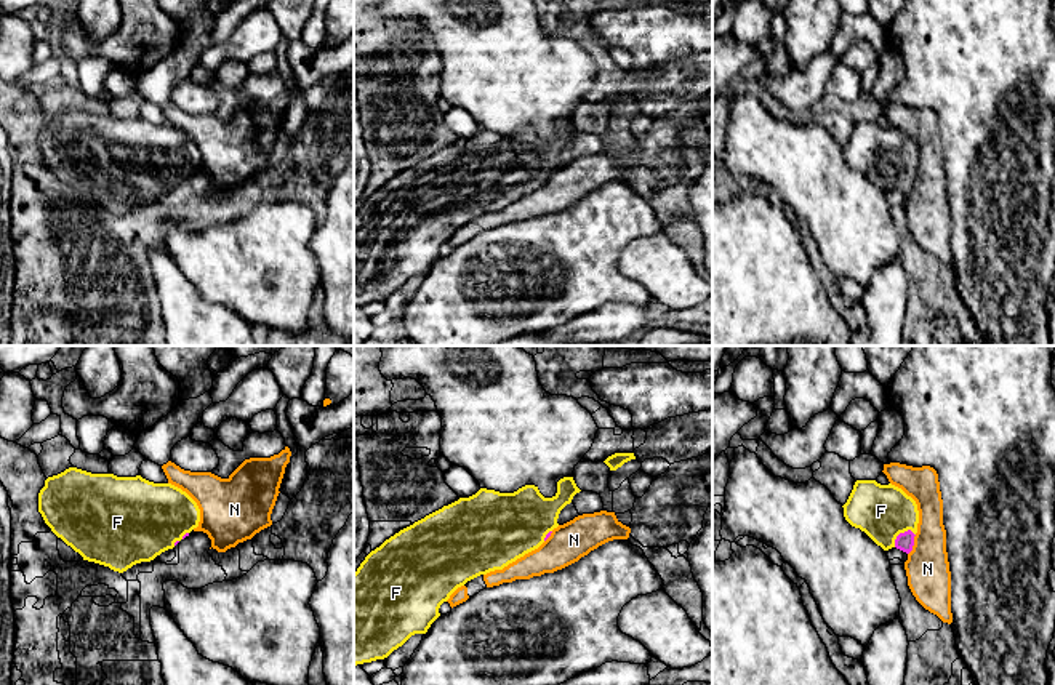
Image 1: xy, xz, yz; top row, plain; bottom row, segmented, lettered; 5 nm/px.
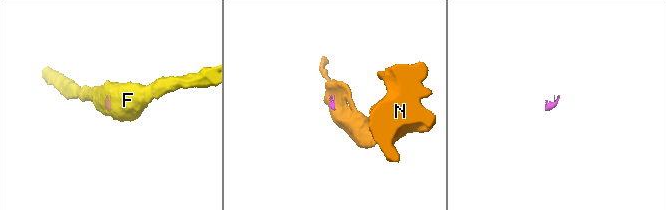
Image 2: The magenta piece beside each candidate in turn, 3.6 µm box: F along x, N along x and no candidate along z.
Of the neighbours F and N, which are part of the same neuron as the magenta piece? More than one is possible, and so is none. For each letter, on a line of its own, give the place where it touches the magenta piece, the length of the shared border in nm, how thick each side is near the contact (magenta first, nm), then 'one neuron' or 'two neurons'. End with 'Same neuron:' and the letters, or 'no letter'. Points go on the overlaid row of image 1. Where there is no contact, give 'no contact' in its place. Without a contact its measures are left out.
F: yz (900, 533) | 130 nm | 90/280 nm | one neuron
N: yz (913, 544) | 110 nm | 90/220 nm | two neurons
Same neuron: F

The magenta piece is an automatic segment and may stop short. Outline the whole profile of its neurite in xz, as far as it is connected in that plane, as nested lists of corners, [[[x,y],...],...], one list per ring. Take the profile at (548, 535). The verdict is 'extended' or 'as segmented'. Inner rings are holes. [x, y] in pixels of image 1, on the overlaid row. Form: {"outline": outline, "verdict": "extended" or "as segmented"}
{"outline": [[[573,477],[560,479],[557,493],[552,498],[544,498],[535,485],[525,485],[514,493],[480,488],[475,495],[459,498],[386,539],[365,557],[354,573],[354,666],[384,659],[411,635],[426,634],[440,616],[440,605],[458,587],[480,575],[503,570],[538,549],[551,536],[552,530],[559,527],[560,511],[580,491]]], "verdict": "extended"}

